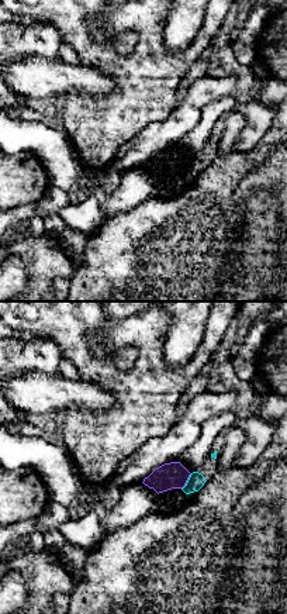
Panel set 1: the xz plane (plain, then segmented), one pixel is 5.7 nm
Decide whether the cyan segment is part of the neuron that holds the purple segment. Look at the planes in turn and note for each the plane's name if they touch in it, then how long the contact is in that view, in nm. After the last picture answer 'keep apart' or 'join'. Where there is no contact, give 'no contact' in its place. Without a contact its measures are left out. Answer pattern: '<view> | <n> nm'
xz | 110 nm

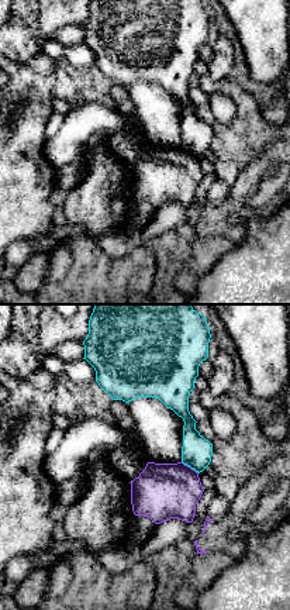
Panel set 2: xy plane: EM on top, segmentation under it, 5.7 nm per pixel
xy | 120 nm

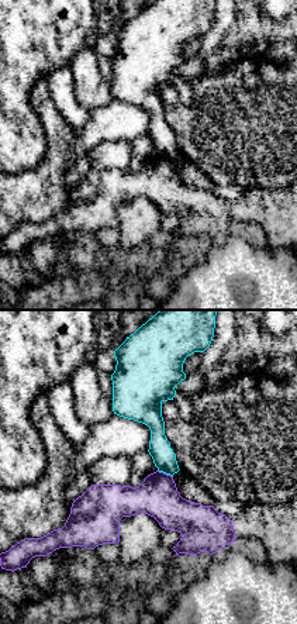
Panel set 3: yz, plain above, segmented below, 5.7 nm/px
yz | 100 nm

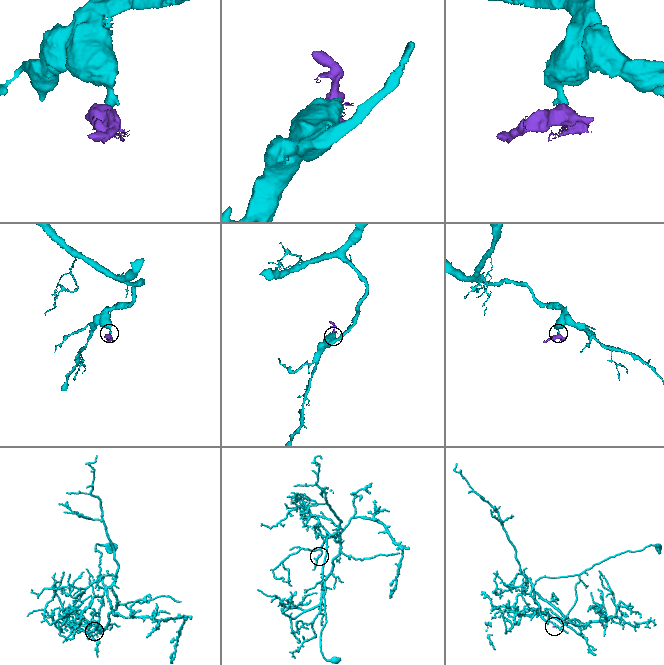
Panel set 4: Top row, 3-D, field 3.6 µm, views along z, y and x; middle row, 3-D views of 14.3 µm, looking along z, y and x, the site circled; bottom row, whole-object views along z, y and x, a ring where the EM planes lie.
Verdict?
keep apart

